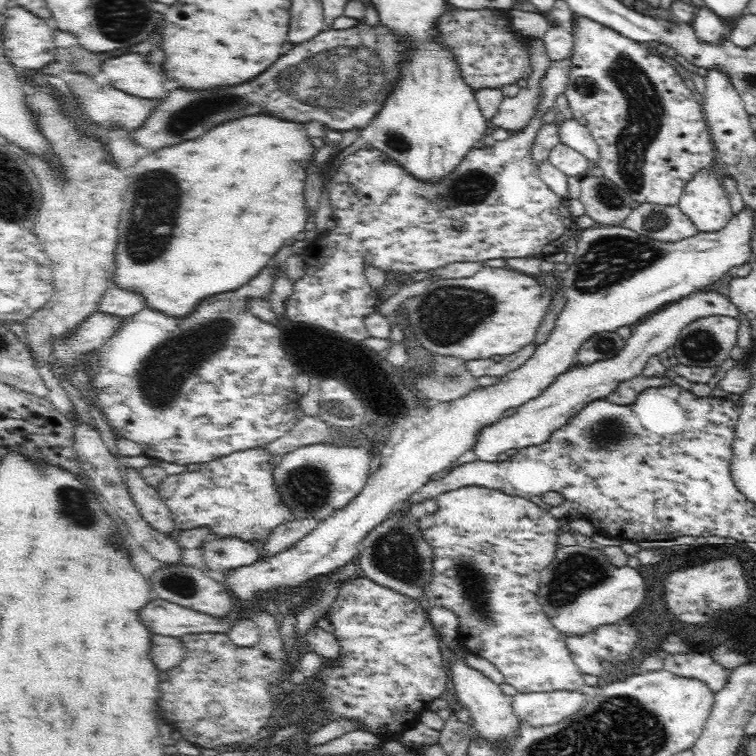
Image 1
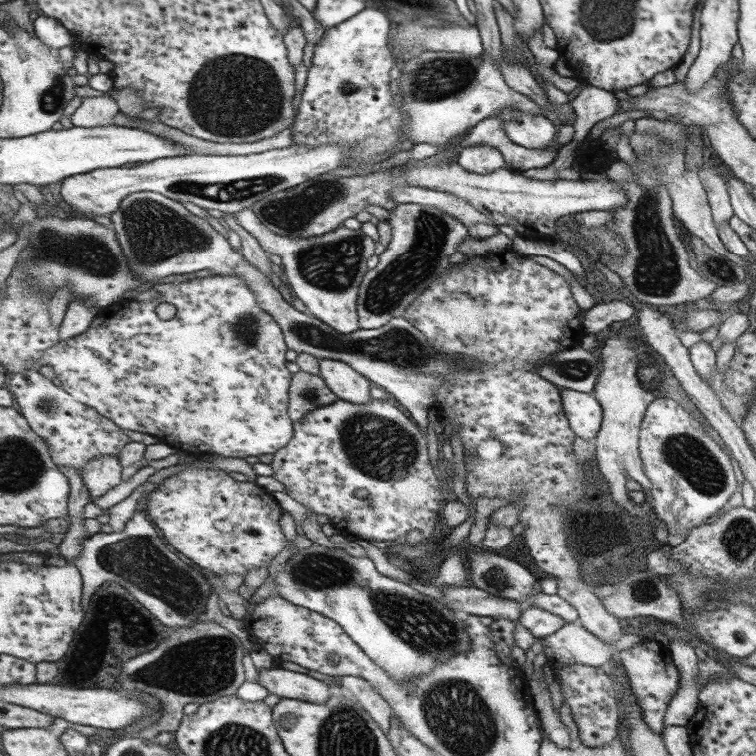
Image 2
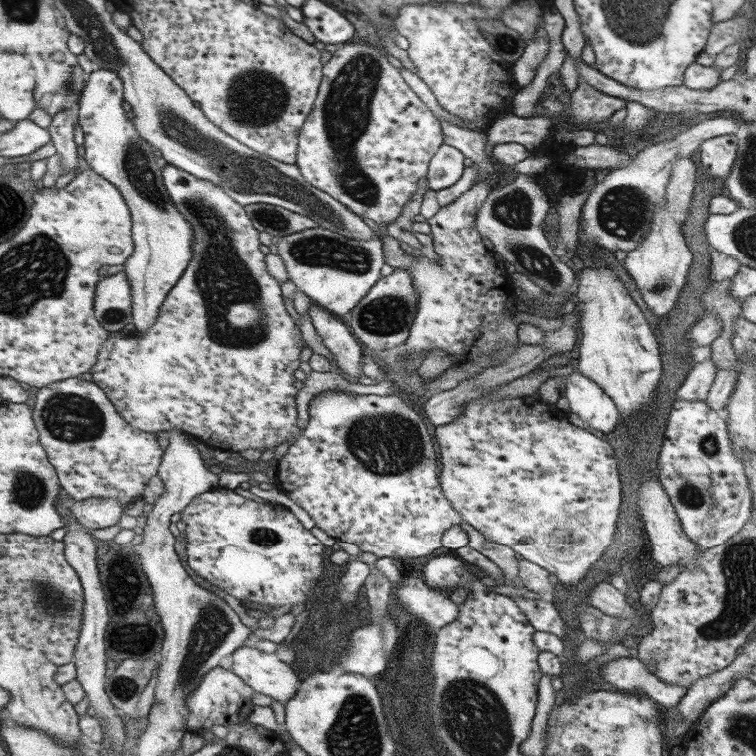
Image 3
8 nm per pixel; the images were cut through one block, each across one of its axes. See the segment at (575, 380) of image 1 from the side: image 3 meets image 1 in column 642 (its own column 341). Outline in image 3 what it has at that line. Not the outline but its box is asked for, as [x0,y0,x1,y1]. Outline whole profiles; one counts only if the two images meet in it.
[307,302,362,382]

